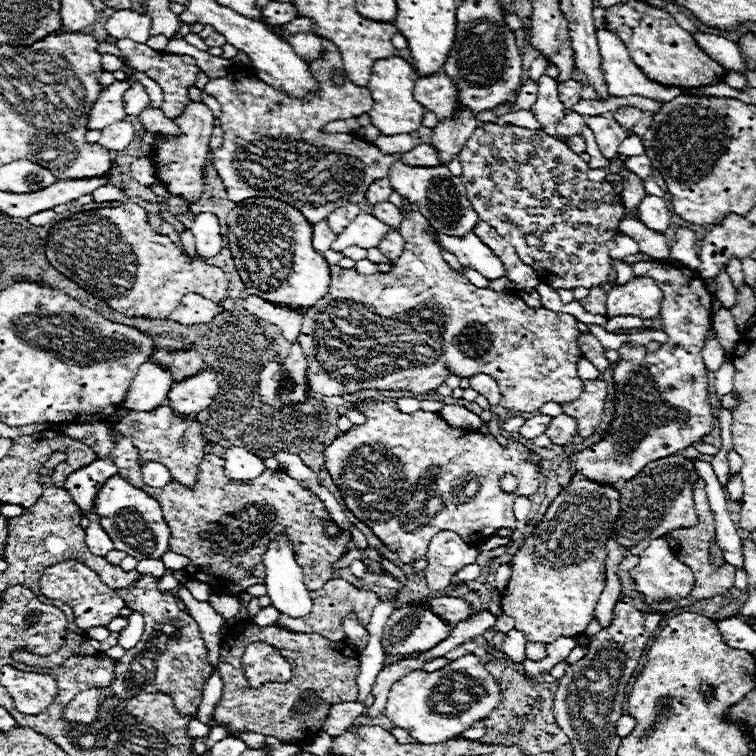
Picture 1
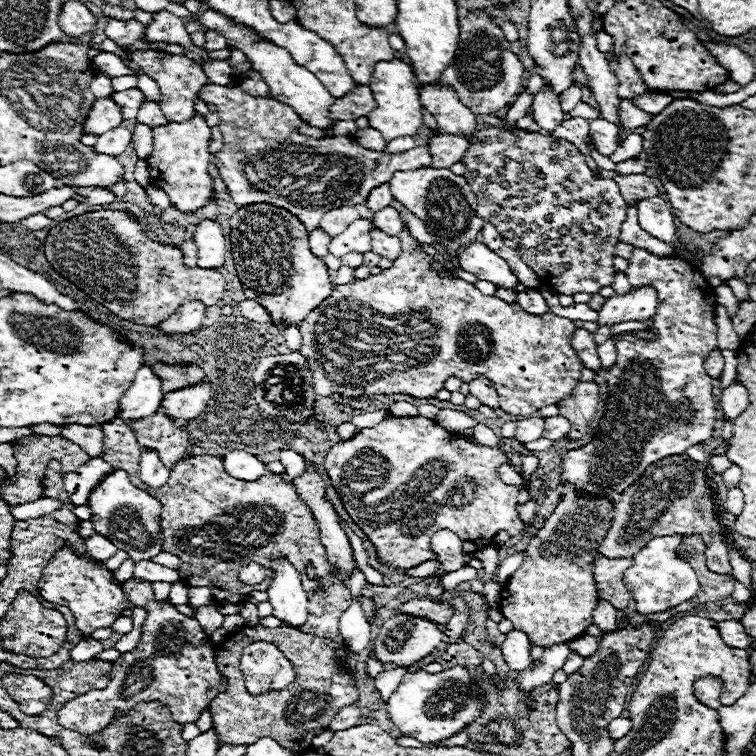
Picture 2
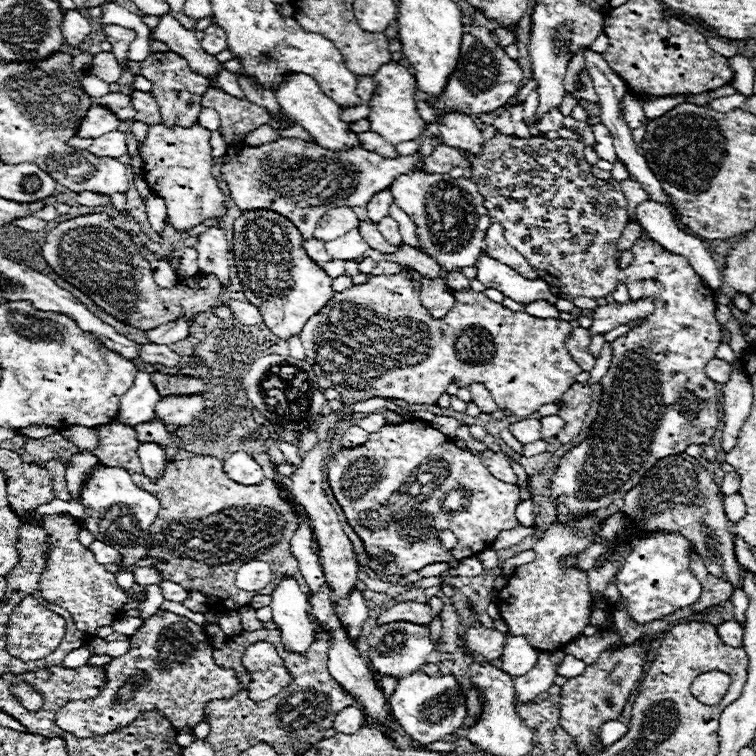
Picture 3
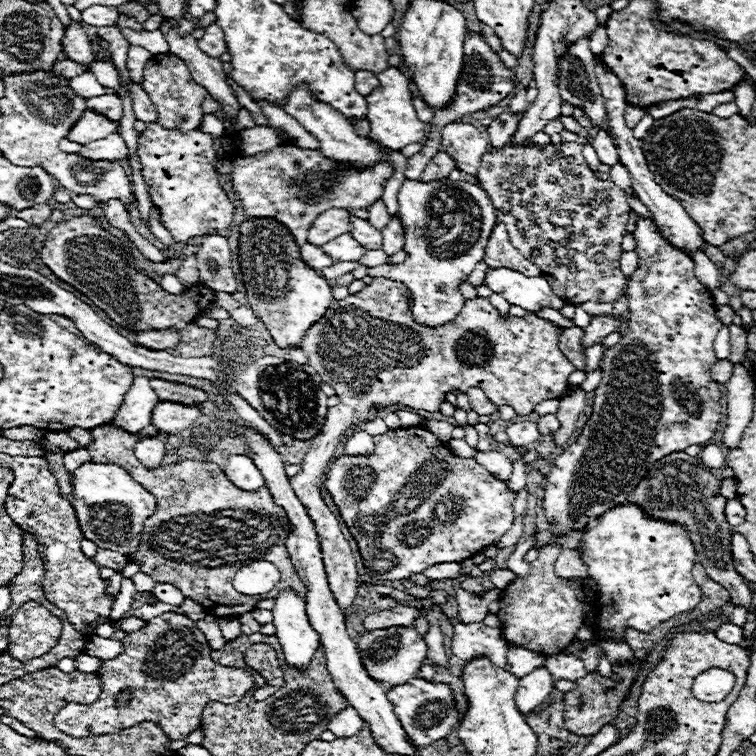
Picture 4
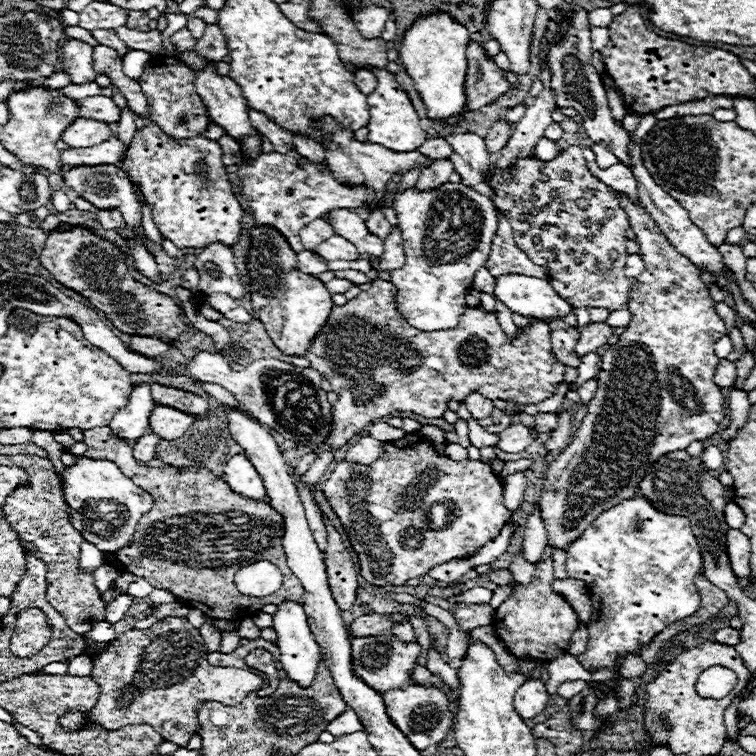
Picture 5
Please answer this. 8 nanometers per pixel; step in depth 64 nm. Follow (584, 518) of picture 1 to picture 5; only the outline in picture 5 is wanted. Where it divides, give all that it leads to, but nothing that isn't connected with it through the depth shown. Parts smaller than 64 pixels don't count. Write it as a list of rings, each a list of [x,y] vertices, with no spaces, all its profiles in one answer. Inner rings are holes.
[[[552,556],[544,558],[542,562],[534,564],[534,576],[528,584],[518,584],[508,600],[502,602],[502,606],[496,610],[492,618],[492,626],[496,628],[498,638],[506,644],[506,648],[514,656],[530,656],[540,658],[540,648],[524,648],[524,646],[542,646],[546,658],[548,654],[556,654],[556,646],[560,650],[566,650],[570,646],[572,632],[578,630],[580,620],[574,612],[574,608],[568,604],[568,600],[552,590],[554,574],[552,574]]]

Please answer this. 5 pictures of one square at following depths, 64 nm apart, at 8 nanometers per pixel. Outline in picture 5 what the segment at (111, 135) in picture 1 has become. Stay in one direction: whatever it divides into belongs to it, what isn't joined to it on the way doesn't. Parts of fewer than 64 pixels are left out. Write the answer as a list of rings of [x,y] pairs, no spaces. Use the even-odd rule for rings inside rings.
[[[110,136],[106,142],[90,148],[60,152],[66,164],[116,164],[118,160],[124,158],[124,154],[126,154],[126,146],[116,136]]]

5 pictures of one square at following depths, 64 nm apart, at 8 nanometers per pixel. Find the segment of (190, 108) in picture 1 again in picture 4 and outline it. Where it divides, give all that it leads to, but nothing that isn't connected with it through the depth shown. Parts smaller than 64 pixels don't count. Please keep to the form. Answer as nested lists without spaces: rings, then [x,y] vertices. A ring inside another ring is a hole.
[[[148,124],[138,138],[138,156],[142,176],[152,202],[160,208],[160,220],[170,230],[172,238],[186,242],[198,234],[220,232],[228,236],[234,204],[220,188],[214,162],[218,160],[212,148],[212,136],[206,132],[166,130],[160,124]]]

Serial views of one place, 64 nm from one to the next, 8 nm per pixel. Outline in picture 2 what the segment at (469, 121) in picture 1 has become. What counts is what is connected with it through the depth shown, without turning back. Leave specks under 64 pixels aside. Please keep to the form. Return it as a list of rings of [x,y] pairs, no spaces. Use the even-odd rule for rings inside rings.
[[[436,132],[428,148],[432,152],[432,168],[450,168],[454,162],[462,162],[464,152],[468,148],[468,140],[464,136],[454,136],[446,132]]]

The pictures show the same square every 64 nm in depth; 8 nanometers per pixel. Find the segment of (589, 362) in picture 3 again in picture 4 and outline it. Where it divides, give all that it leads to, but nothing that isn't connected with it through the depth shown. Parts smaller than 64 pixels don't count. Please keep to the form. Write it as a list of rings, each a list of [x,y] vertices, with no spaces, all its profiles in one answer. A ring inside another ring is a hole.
[[[578,326],[566,328],[564,334],[560,336],[560,350],[568,356],[568,360],[578,370],[586,370],[586,350],[582,348],[582,336],[584,336],[584,330]]]

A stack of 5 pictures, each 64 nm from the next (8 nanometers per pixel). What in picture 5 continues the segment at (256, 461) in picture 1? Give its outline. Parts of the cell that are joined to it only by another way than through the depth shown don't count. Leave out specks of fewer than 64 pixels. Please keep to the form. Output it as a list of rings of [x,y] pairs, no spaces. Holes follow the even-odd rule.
[[[236,454],[226,462],[224,480],[228,480],[228,484],[232,484],[232,490],[240,492],[240,496],[248,498],[266,496],[266,488],[260,474],[244,454]]]

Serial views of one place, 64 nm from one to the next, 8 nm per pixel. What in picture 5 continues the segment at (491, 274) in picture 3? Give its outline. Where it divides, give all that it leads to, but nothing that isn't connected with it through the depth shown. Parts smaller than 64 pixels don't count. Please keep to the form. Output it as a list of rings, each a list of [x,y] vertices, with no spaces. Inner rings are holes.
[[[504,274],[494,280],[494,294],[504,300],[512,312],[538,320],[552,320],[554,316],[564,318],[572,310],[572,306],[556,294],[548,280],[522,274]]]

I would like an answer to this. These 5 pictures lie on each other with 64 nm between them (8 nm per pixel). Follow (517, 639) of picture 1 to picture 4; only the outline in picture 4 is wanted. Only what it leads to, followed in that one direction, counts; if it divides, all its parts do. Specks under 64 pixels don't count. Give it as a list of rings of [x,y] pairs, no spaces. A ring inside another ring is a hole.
[[[508,644],[508,656],[506,656],[506,670],[510,670],[516,678],[532,672],[540,664],[544,664],[544,656],[528,650],[526,646],[514,646]]]

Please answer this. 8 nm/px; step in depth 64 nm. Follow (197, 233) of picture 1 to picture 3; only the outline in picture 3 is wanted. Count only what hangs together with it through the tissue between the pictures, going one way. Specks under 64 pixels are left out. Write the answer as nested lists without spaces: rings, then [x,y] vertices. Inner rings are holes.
[[[206,226],[206,230],[198,236],[198,268],[200,272],[212,272],[220,276],[220,284],[228,284],[228,242],[224,238],[222,228]]]

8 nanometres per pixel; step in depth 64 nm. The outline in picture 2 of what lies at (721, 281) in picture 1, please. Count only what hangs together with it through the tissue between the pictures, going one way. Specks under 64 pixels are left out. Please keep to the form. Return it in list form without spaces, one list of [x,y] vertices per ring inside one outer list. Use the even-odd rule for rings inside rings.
[[[722,282],[720,286],[716,286],[716,288],[714,288],[714,302],[716,302],[716,304],[722,304],[722,306],[728,310],[728,314],[730,314],[730,316],[734,316],[734,314],[736,314],[738,300],[736,300],[736,296],[734,296],[732,288],[728,286],[728,282]]]

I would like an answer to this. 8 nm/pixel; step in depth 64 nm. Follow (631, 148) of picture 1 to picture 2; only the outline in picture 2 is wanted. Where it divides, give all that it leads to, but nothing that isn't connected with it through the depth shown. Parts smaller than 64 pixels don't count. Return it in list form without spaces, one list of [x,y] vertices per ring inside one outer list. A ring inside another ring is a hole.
[[[632,132],[625,142],[612,154],[612,160],[615,163],[622,162],[629,158],[638,157],[643,151],[643,138],[640,134]]]

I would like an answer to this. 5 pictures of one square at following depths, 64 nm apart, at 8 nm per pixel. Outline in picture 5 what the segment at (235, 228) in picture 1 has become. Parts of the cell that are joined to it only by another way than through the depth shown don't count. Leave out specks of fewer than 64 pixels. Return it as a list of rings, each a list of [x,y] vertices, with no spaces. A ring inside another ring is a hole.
[[[258,224],[248,230],[248,236],[250,250],[246,256],[246,268],[250,276],[248,284],[254,316],[264,324],[280,352],[304,356],[312,336],[324,326],[324,320],[332,310],[332,296],[324,282],[296,268],[296,252],[292,252],[288,240],[276,228]]]

